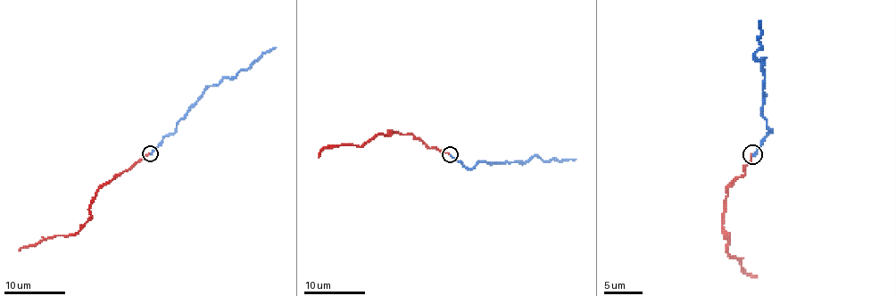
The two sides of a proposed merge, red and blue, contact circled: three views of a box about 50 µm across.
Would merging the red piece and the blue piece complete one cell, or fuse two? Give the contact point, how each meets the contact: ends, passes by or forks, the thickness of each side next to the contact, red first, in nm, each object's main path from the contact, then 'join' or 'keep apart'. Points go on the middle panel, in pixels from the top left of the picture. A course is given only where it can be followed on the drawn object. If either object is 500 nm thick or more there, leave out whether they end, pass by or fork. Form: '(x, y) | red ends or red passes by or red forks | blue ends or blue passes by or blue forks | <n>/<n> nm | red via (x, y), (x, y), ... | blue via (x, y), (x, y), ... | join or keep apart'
(450, 154) | red ends | blue ends | 200/170 nm | red via (449, 154), (436, 148), (428, 148), (412, 135), (389, 130), (360, 147), (343, 145), (325, 148), (319, 158) | blue via (450, 154), (466, 168), (471, 168), (477, 162), (528, 162), (535, 156), (543, 160), (576, 159) | join

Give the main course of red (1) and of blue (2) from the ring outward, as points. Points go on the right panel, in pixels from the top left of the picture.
1: (753, 153), (745, 173), (727, 188), (722, 225), (727, 252), (734, 258), (743, 258), (745, 271), (757, 277)
2: (753, 153), (770, 133), (762, 115), (762, 59), (755, 57), (760, 47), (759, 20)

